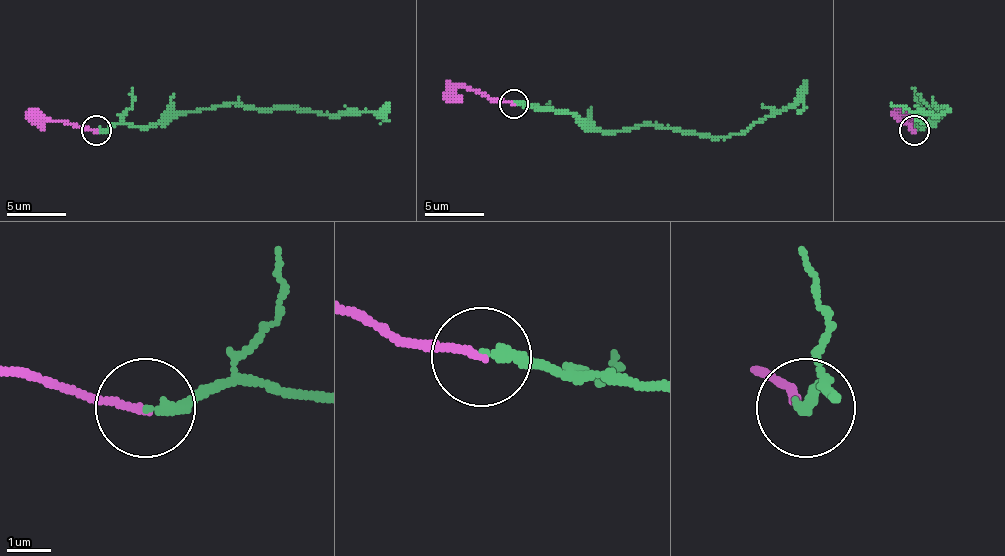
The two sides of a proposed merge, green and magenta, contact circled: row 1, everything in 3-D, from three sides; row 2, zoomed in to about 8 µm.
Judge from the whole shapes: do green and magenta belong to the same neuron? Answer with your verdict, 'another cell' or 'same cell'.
another cell

